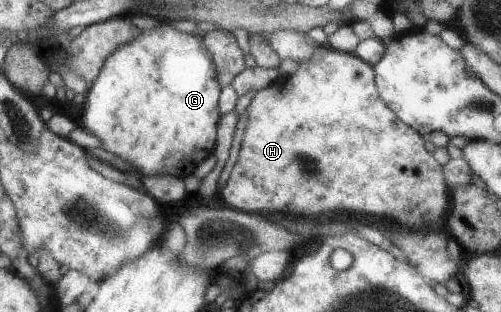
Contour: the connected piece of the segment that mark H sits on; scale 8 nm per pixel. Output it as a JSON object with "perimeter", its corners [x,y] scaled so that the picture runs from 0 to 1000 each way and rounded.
{"perimeter":[[[655,144],[643,151],[633,183],[609,202],[593,202],[593,221],[573,247],[559,247],[533,282],[513,288],[501,311],[501,324],[491,346],[493,404],[487,420],[487,446],[481,449],[477,500],[459,571],[453,574],[449,599],[441,606],[439,625],[453,663],[485,676],[487,683],[533,689],[585,689],[585,696],[605,699],[645,699],[645,683],[669,683],[669,676],[689,676],[689,683],[711,683],[715,689],[743,689],[760,702],[776,702],[798,728],[820,734],[820,740],[852,740],[852,734],[878,737],[886,718],[886,699],[894,683],[898,609],[888,587],[882,535],[862,503],[848,465],[848,446],[824,420],[786,369],[780,349],[756,314],[747,266],[747,228],[729,196],[717,189],[707,173],[663,157]]]}

